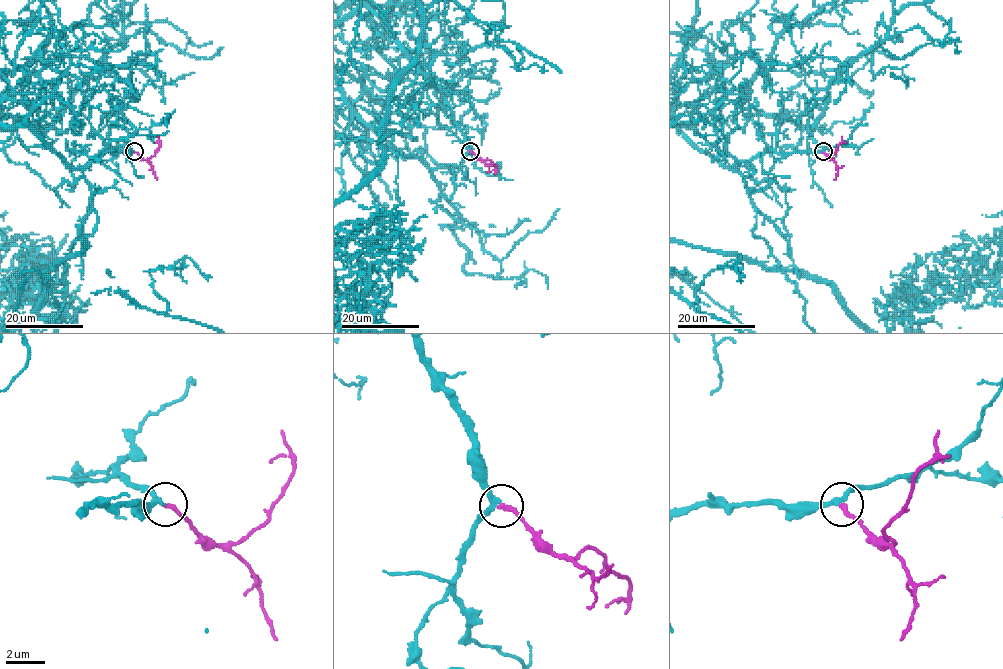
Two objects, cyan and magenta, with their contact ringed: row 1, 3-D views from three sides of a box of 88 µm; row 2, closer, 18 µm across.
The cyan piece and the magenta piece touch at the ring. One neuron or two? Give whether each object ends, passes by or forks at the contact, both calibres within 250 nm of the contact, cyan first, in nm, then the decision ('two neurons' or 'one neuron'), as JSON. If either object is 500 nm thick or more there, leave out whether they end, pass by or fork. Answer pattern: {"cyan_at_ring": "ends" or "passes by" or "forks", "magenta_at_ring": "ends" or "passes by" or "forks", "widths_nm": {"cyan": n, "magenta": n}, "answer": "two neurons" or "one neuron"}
{"cyan_at_ring": "passes by", "magenta_at_ring": "ends", "widths_nm": {"cyan": 240, "magenta": 240}, "answer": "one neuron"}

